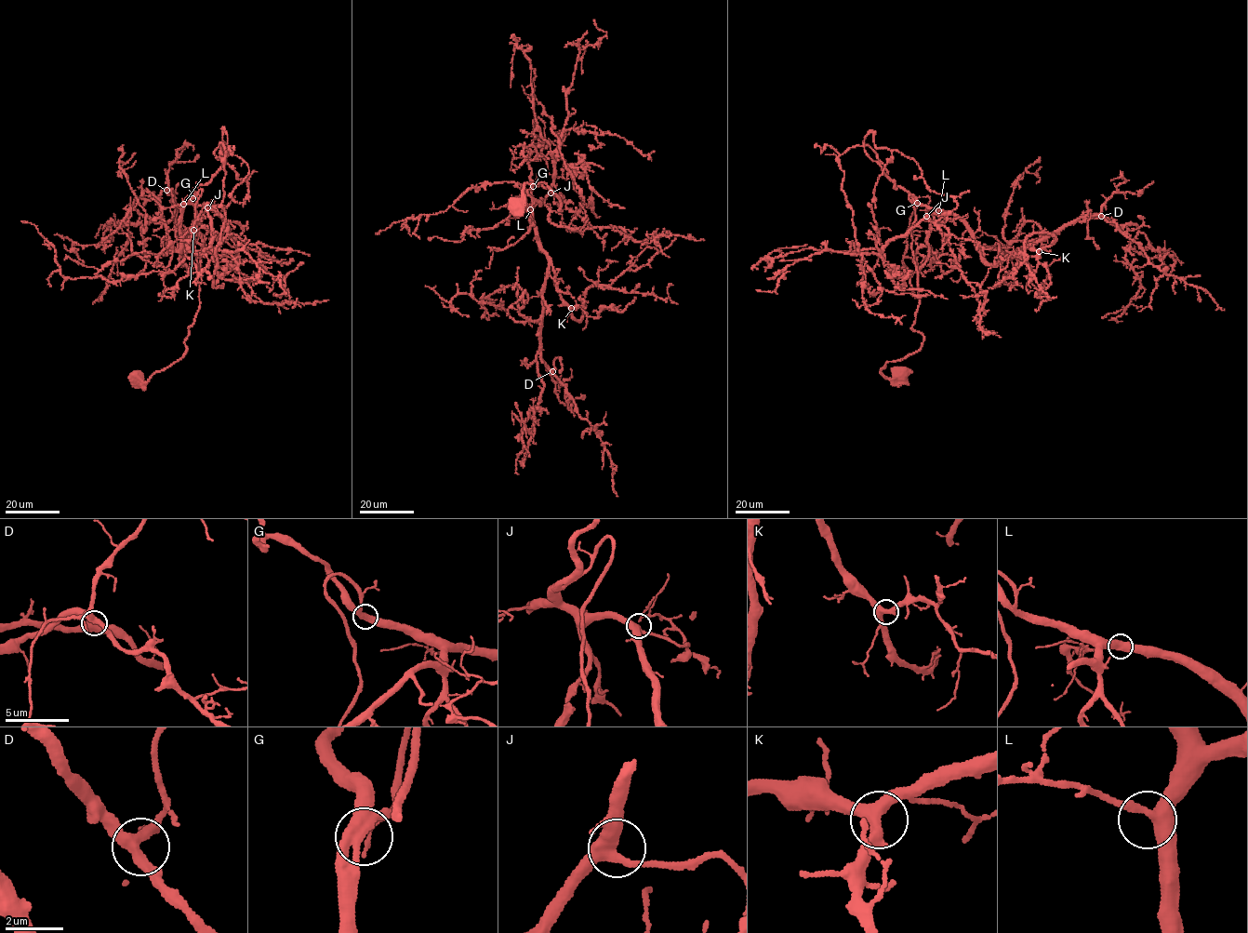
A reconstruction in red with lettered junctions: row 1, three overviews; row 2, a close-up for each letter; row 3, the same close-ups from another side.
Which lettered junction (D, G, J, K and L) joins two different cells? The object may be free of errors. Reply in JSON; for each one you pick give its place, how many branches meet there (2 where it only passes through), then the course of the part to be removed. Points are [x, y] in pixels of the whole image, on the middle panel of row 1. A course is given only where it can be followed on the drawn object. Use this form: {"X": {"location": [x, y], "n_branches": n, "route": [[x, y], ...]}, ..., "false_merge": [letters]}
{"false_merge": []}

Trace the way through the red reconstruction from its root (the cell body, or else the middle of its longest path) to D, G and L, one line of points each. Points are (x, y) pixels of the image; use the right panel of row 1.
D: (901, 373), (881, 371), (923, 340), (912, 328), (909, 194), (956, 216), (988, 263), (1101, 216)
G: (901, 373), (887, 379), (881, 371), (923, 340), (912, 328), (919, 297), (909, 194), (917, 204)
L: (901, 373), (887, 379), (881, 371), (923, 340), (912, 328), (919, 297), (909, 196), (938, 210)

